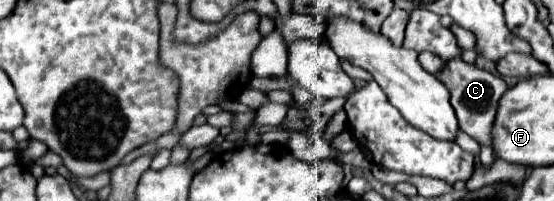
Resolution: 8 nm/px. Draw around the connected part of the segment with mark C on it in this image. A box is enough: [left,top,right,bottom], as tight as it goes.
[435,58,507,148]

